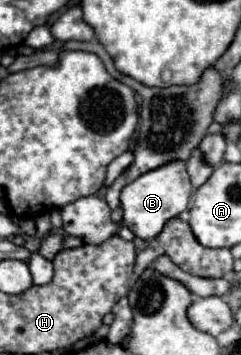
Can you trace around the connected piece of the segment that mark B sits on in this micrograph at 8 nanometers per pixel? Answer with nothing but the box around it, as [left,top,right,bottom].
[121,160,191,240]

